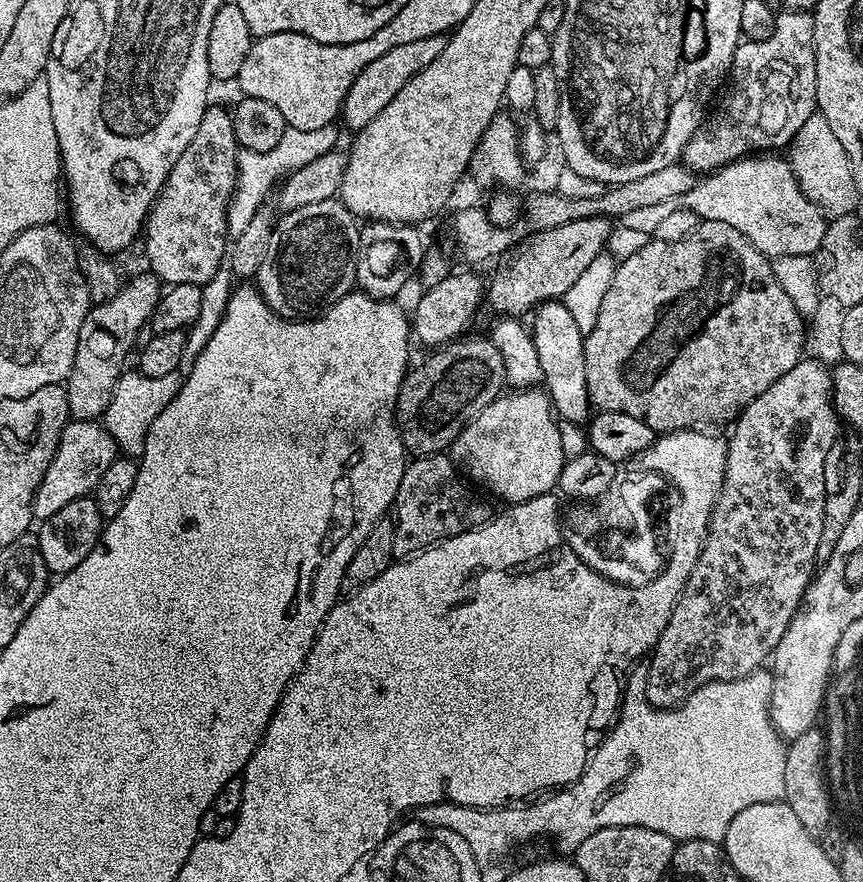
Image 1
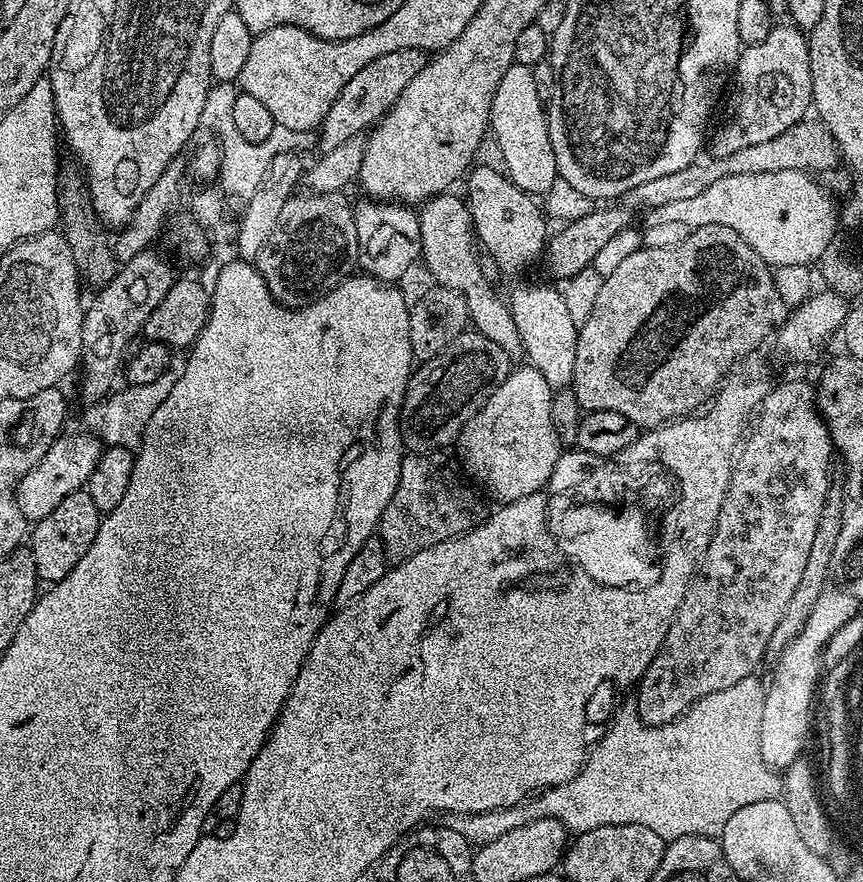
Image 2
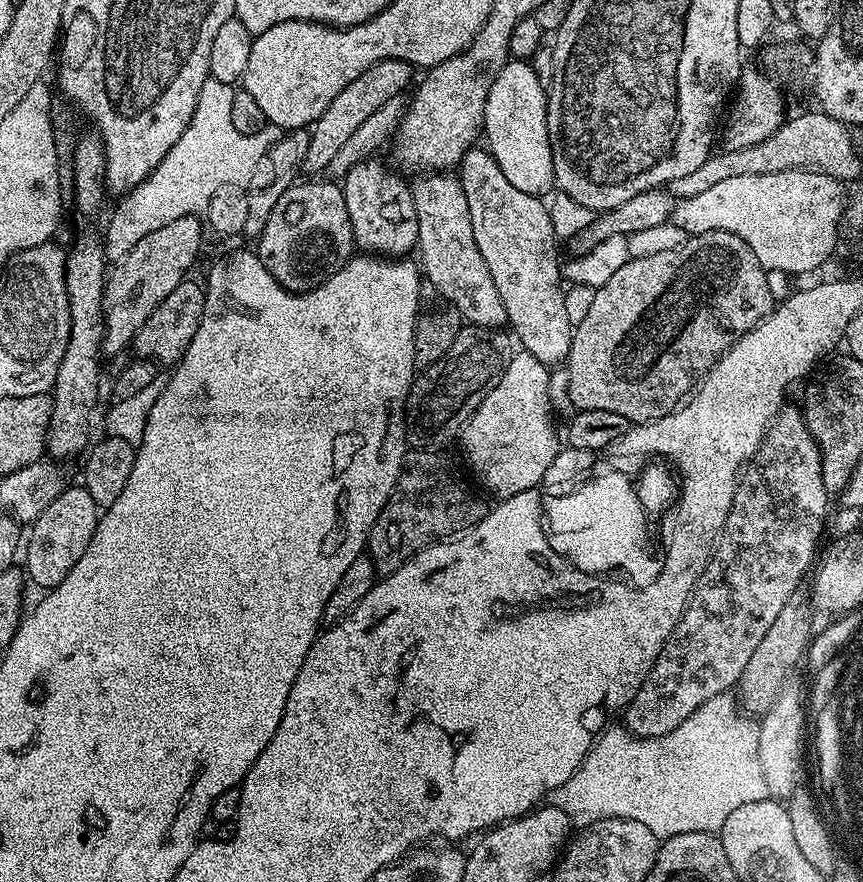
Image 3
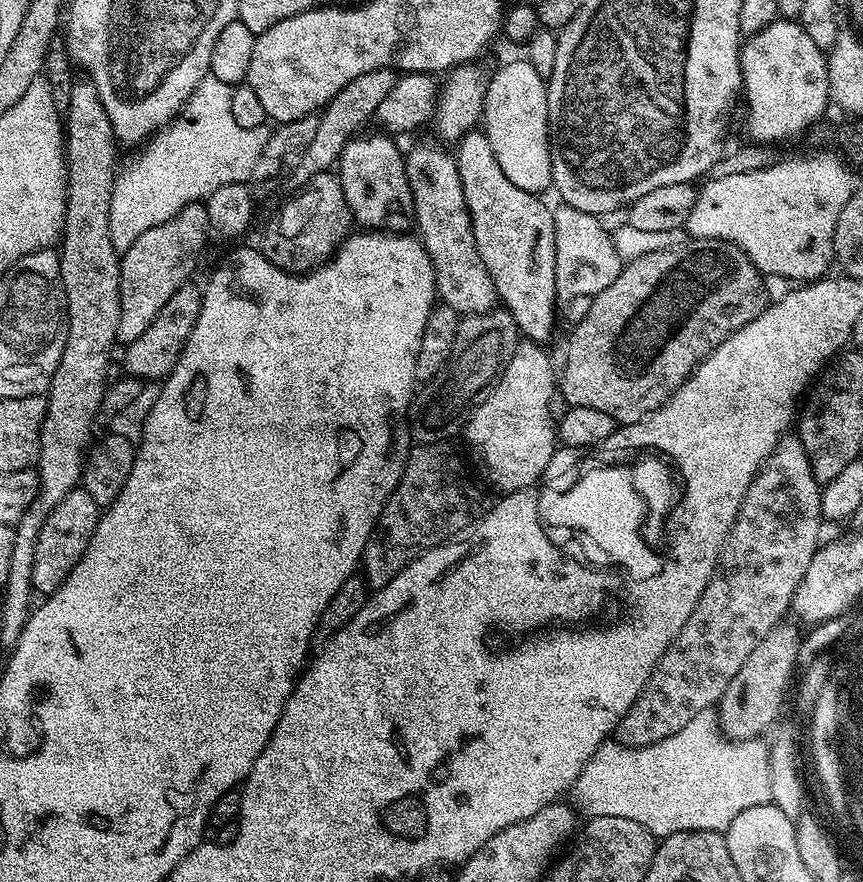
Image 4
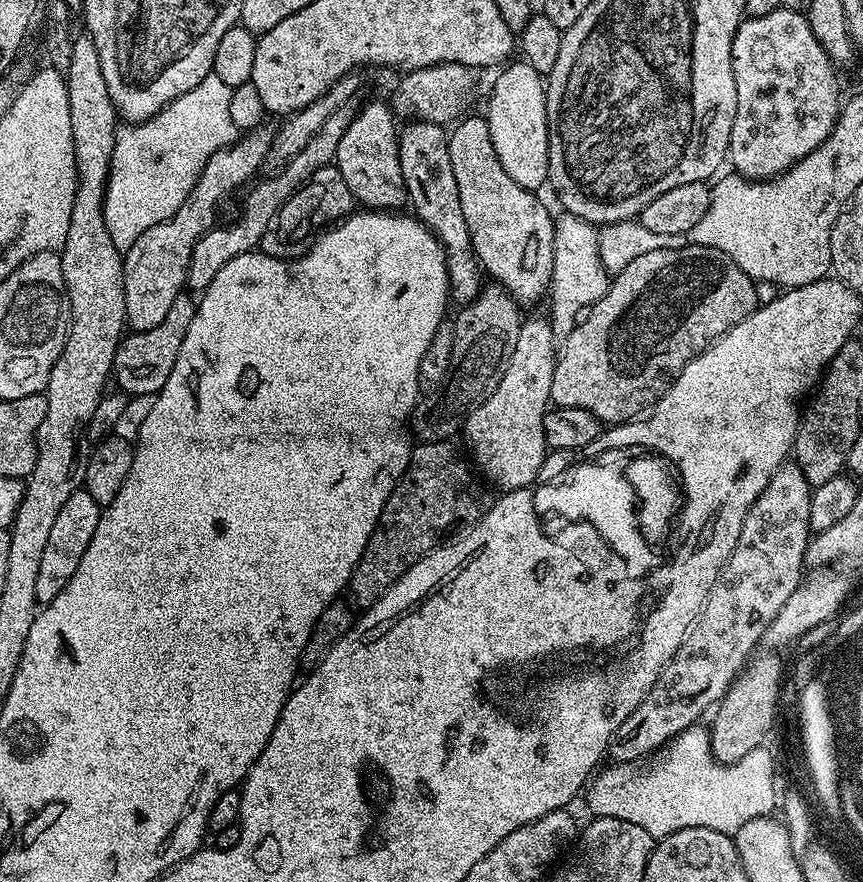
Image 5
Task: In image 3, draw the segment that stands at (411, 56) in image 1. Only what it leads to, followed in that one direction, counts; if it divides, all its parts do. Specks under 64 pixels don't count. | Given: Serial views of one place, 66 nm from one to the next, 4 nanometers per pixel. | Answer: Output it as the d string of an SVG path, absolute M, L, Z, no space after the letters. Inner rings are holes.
M383 60L374 62L370 70L358 74L358 78L354 78L354 82L350 82L350 86L346 86L346 90L342 90L342 94L338 94L330 106L326 106L326 114L322 114L322 118L311 125L310 146L306 150L303 171L308 174L323 173L337 156L339 148L354 135L358 126L362 126L362 122L366 122L366 118L370 118L370 114L375 114L390 98L409 91L413 83L412 72L413 65L404 60Z

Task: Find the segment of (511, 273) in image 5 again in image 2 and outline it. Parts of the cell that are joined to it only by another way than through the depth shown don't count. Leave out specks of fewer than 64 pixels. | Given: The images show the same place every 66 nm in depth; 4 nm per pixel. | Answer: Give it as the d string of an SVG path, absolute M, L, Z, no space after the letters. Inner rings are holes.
M476 166L466 176L466 200L470 205L474 235L483 251L485 248L496 259L502 271L520 272L530 267L532 260L539 261L543 257L544 246L550 235L549 221L545 209L539 203L536 205L529 193L513 184L499 167L496 168ZM551 283L548 284L518 285L512 296L510 295L510 307L514 326L518 326L523 355L528 355L527 363L538 369L542 378L546 378L546 382L552 385L553 389L564 390L571 385L574 374L578 325L574 318L570 318L563 291Z

